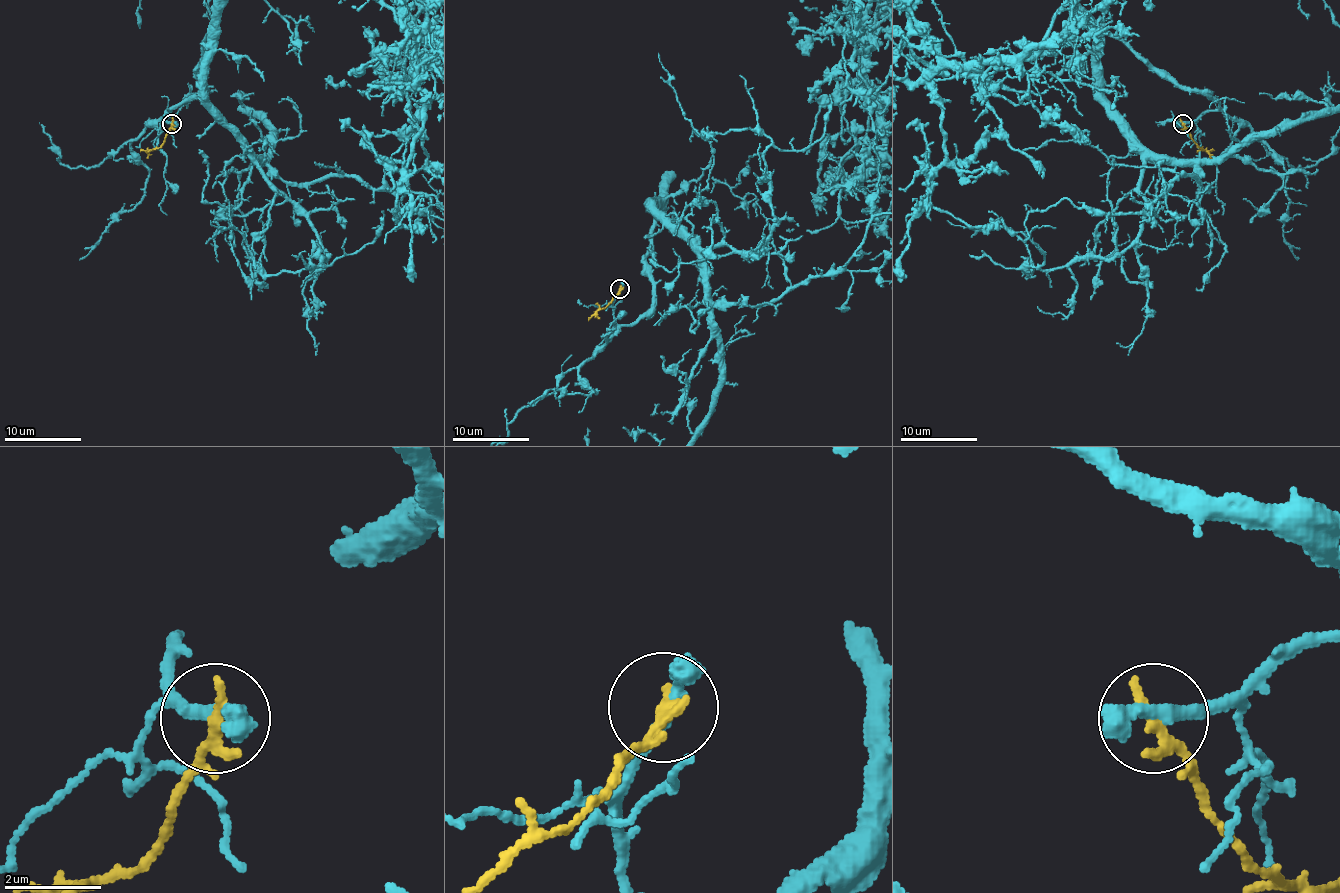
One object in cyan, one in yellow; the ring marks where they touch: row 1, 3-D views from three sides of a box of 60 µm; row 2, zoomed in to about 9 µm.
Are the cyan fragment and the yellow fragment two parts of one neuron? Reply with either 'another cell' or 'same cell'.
another cell

